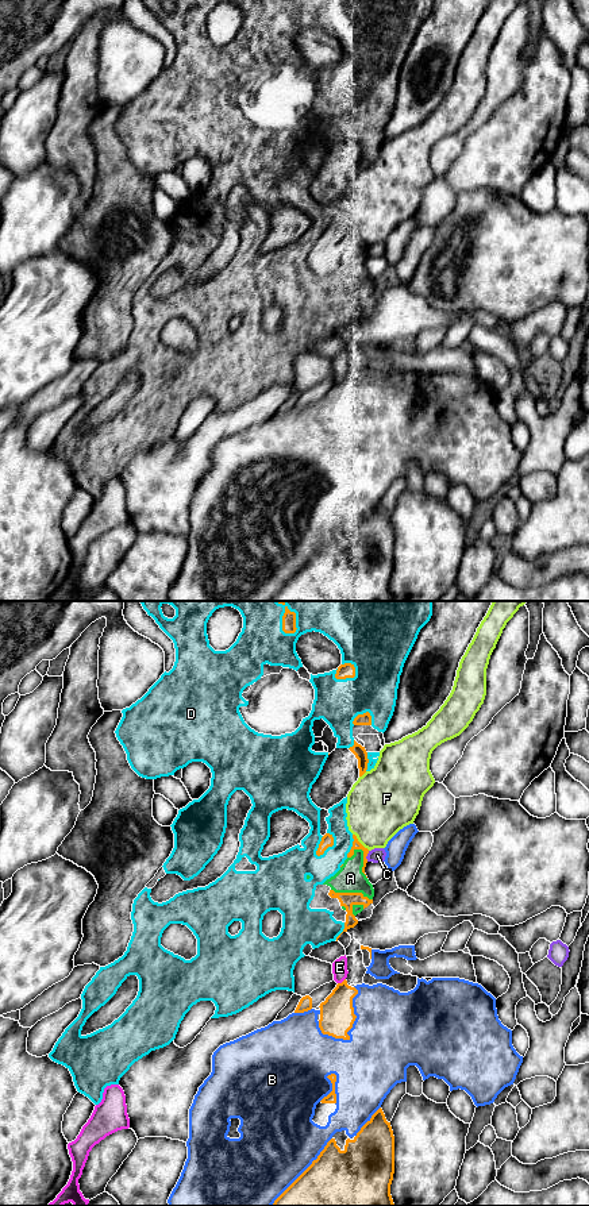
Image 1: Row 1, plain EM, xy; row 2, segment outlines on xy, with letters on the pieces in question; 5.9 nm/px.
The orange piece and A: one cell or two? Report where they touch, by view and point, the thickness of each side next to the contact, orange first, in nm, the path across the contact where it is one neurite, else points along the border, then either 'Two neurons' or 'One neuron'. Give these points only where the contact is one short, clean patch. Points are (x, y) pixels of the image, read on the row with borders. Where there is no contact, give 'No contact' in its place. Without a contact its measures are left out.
Touches orange at xy (364, 860). Thickness 50 nm (orange) against 160 nm. Two neurons

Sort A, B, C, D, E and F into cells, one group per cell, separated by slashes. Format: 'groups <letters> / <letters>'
groups A D / B / C / E / F

